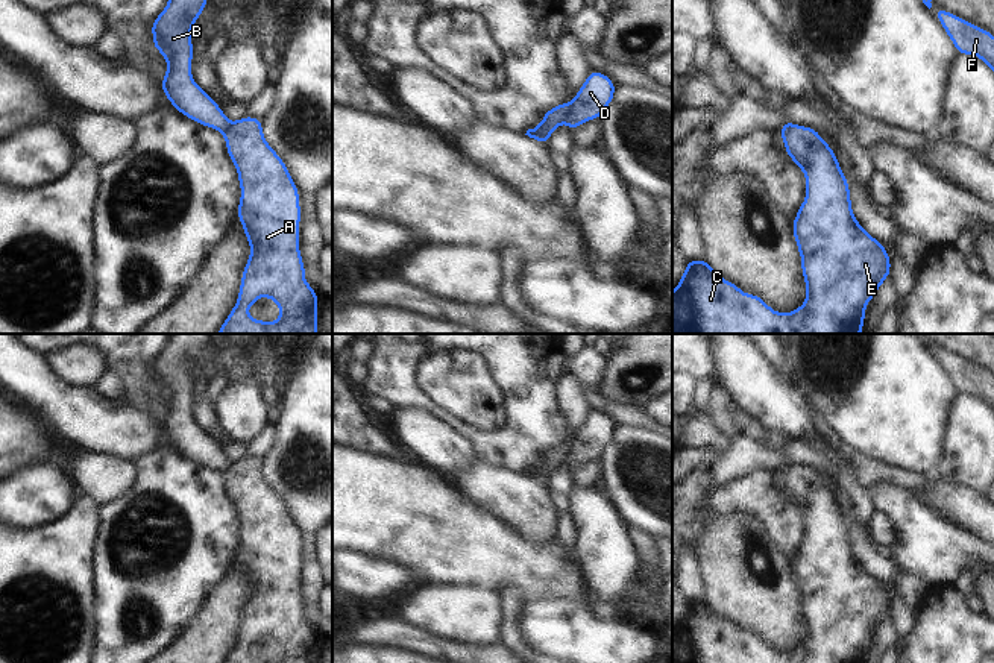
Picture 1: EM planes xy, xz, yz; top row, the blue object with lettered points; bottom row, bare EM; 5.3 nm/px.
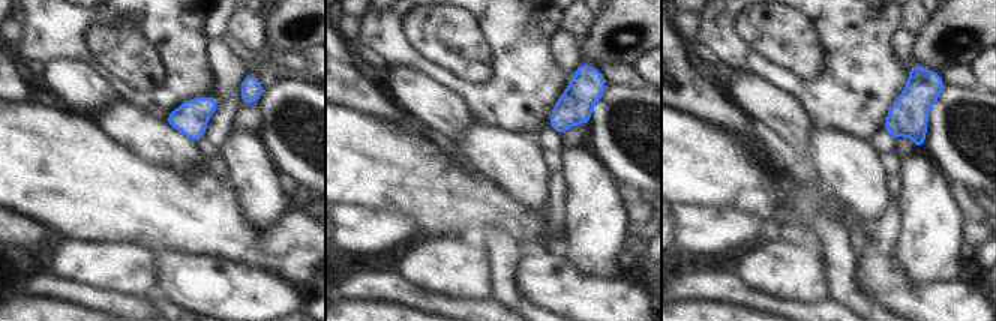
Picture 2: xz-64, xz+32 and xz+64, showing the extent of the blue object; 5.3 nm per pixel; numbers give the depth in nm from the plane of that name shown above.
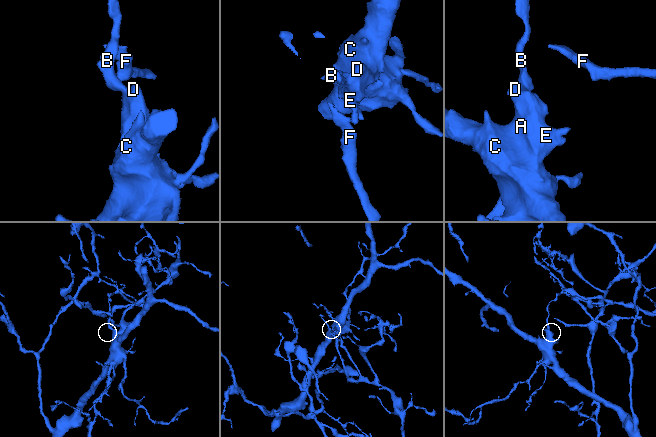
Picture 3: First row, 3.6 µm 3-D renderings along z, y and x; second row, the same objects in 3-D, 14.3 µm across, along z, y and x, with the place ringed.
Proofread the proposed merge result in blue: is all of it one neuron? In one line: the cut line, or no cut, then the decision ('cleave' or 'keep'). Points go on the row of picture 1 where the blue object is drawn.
cut in xz along (568, 103), (568, 113), (563, 120); cleave

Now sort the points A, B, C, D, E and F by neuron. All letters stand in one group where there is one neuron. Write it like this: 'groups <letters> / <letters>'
groups A C D E / B F

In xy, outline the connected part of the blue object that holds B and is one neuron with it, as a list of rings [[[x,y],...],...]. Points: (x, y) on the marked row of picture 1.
[[[168,0],[150,26],[152,44],[167,59],[161,90],[173,108],[197,124],[223,132],[231,121],[191,76],[191,30],[206,5],[208,0]]]

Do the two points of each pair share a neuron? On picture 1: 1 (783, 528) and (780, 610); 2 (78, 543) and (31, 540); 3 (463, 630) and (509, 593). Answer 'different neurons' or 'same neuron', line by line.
1: different neurons
2: same neuron
3: different neurons

